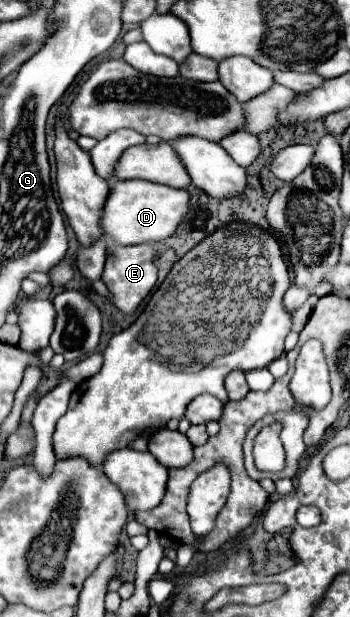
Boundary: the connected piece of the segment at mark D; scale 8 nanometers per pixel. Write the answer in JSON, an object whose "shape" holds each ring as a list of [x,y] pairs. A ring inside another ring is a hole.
{"shape":[[[123,180],[111,186],[111,194],[103,208],[101,228],[103,234],[111,236],[117,244],[143,244],[143,242],[161,242],[175,234],[177,226],[185,220],[189,212],[191,194],[189,190],[175,190],[163,184],[147,180]]]}

